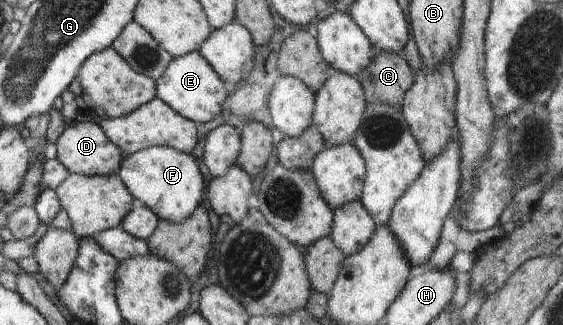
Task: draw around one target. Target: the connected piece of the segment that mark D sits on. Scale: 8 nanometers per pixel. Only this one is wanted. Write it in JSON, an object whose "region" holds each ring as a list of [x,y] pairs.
{"region":[[[75,121],[69,128],[64,128],[56,144],[56,158],[71,174],[105,176],[119,174],[121,170],[123,156],[120,148],[107,138],[103,129],[96,123]]]}

